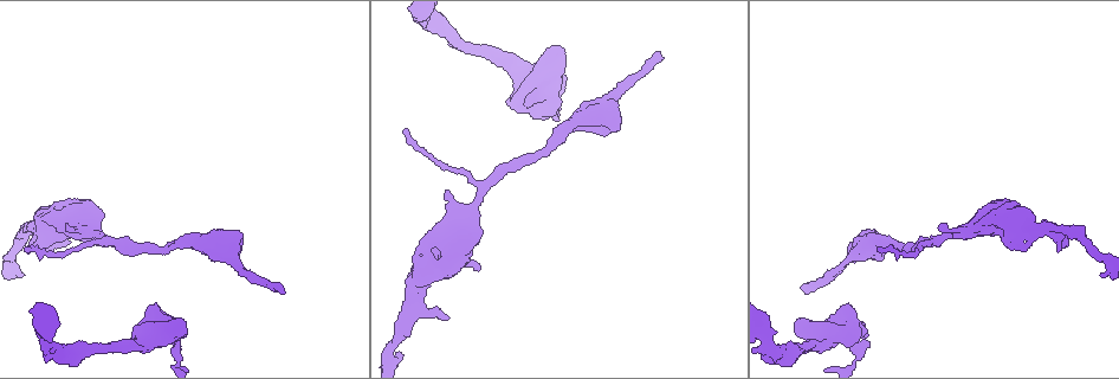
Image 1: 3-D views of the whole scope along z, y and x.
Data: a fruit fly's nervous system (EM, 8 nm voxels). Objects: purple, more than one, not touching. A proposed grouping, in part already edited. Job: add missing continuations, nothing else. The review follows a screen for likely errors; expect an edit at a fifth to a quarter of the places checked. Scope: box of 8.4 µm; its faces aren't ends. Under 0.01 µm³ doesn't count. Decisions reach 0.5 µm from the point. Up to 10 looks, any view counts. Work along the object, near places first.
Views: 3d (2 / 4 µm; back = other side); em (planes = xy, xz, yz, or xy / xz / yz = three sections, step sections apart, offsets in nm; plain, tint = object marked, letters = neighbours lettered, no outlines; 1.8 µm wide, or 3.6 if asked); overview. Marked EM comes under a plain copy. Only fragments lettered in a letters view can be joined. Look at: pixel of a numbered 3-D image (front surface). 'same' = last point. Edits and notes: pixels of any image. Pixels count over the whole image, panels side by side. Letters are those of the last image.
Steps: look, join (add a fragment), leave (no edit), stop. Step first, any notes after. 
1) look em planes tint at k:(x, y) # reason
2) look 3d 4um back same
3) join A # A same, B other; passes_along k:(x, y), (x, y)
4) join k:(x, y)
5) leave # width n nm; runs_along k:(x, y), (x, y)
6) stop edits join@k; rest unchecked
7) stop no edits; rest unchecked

look em planes tint at 1:(417, 279) # abrupt turn

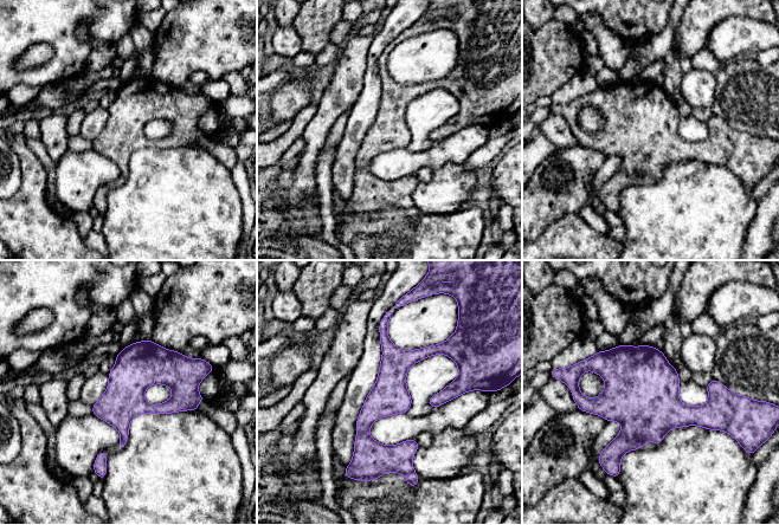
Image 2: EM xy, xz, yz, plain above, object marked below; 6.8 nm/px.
look em planes letters same # what lies round it

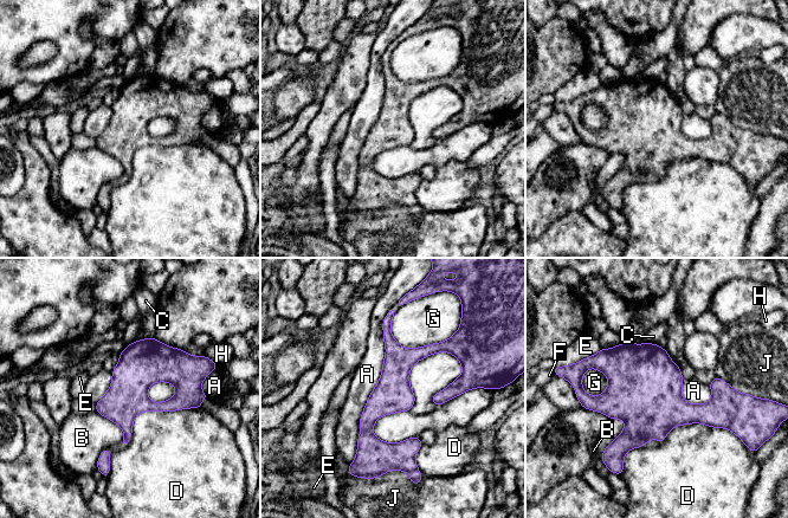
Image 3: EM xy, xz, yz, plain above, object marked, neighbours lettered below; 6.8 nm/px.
leave # A other, B other, C other, D other, E other, F other, G other, H other, J other; no lettered fragment goes on from it

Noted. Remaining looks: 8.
look 3d 2um at 1:(940, 225) # free end

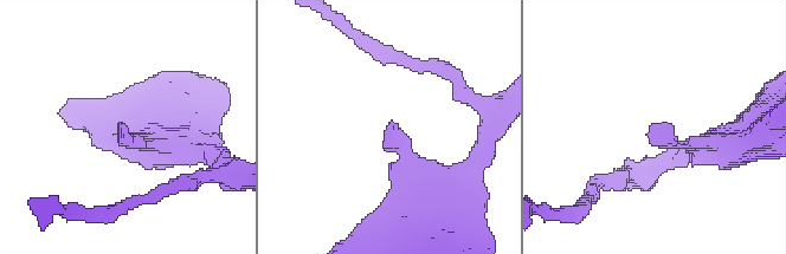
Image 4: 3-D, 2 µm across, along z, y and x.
look em planes letters at 4:(652, 124)

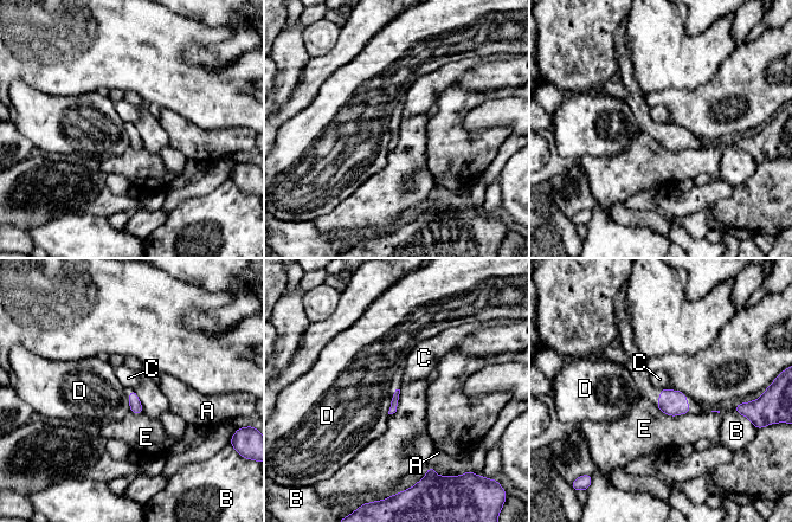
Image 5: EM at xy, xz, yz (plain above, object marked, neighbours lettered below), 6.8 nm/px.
leave # A other, B other, C other, D other, E other; border 5:(662, 387), (665, 388); no lettered fragment goes on from it

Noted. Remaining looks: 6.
look em xy step 4 letters at 1:(510, 103) # stops while still wide

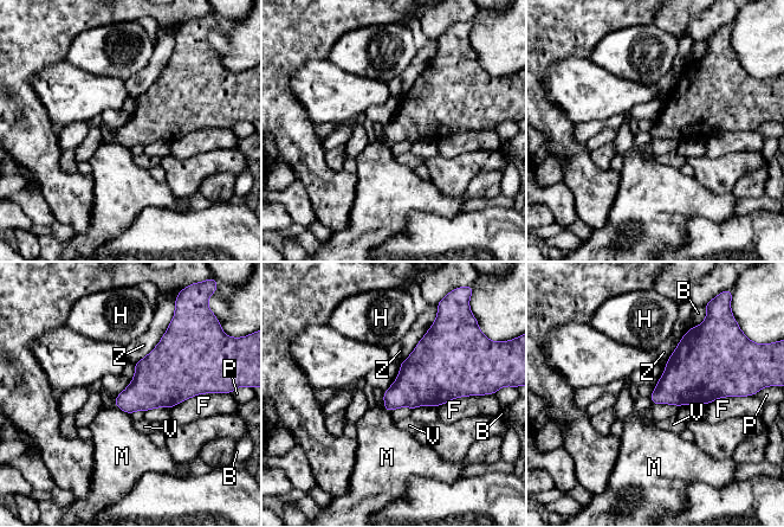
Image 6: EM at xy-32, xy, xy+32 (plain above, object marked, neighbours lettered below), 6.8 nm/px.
look em planes letters same # another direction

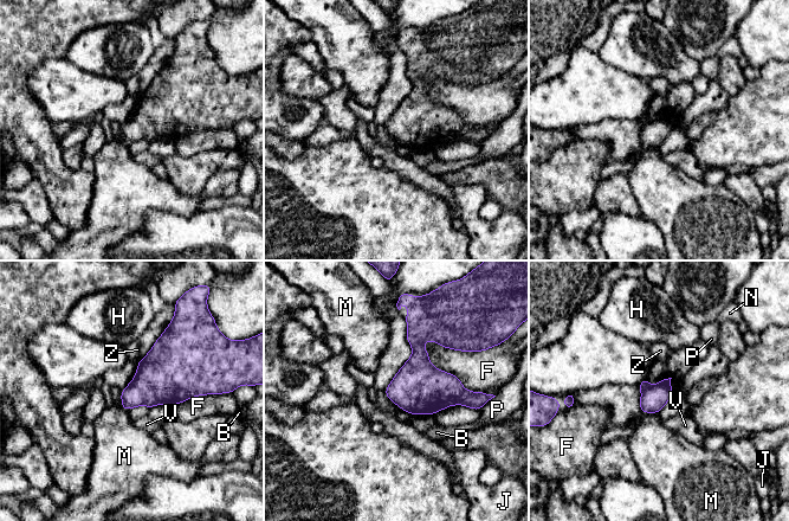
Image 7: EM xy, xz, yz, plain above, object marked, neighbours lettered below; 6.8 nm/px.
leave # B other, F other, H other, J other, M other, N other, P other, V other, Z other; border 7:(640, 411), (657, 413); none of them fits

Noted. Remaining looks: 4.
look 3d 4um at 1:(17, 275) # branch stops here

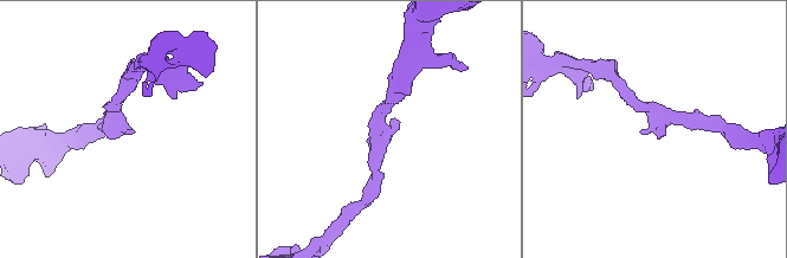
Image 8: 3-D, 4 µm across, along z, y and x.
look em xz step 16 letters at 8:(124, 134) # now the EM

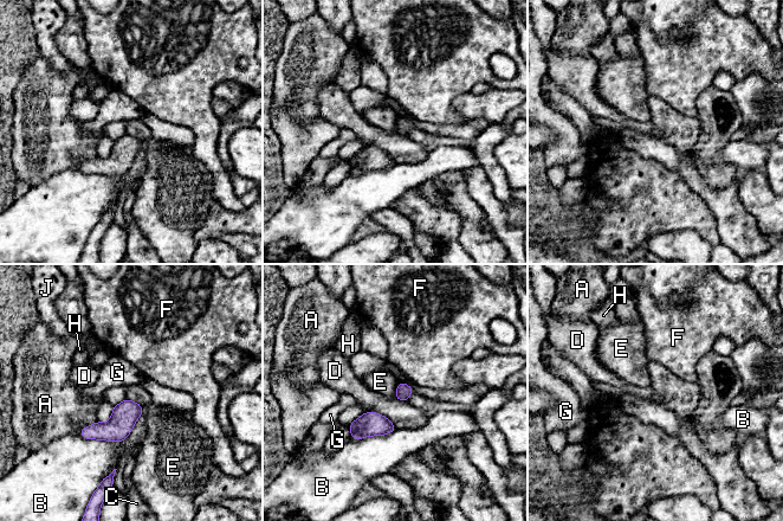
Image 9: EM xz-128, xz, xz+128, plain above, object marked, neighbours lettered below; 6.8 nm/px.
leave # longest_contact B 340 nm; A other, B other, C other, D other, E other, F other, G other, H other, J other; none of them fits

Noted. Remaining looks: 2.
stop no edits; rest unchecked

